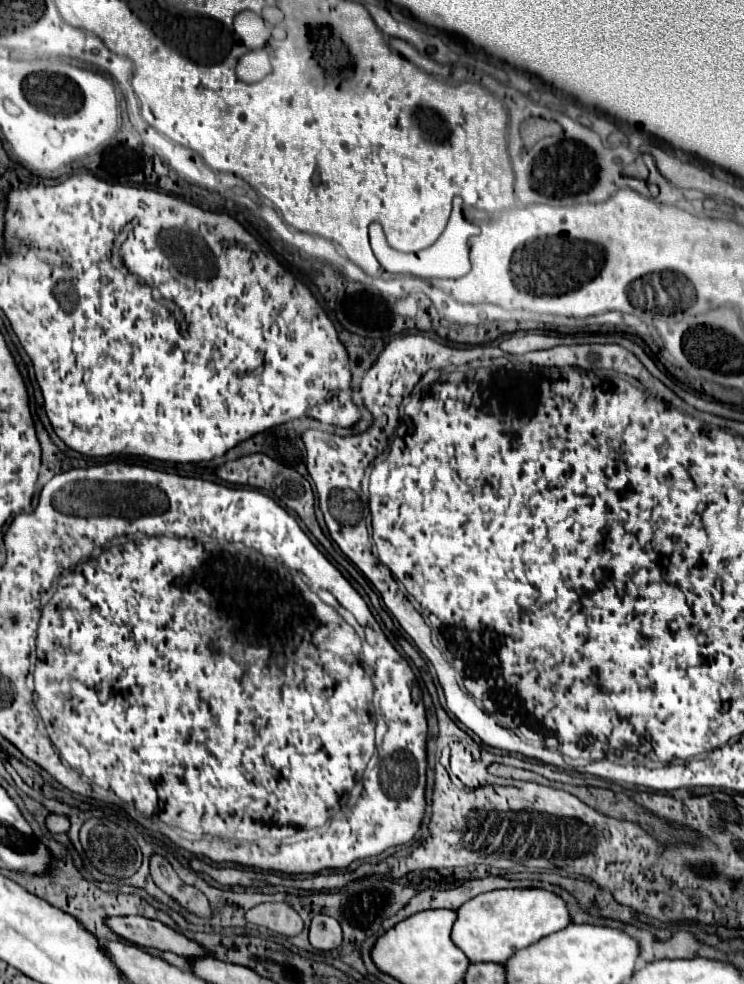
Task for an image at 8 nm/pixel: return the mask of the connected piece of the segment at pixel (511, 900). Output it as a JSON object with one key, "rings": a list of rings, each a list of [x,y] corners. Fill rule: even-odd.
{"rings":[[[506,888],[490,890],[470,898],[456,910],[452,942],[470,958],[470,962],[504,964],[516,950],[522,950],[540,938],[558,932],[570,924],[568,908],[562,898],[542,888]]]}

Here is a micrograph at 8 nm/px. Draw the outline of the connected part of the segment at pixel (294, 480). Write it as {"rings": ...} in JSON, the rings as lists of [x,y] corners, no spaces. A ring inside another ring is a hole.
{"rings":[[[252,454],[252,456],[244,456],[240,460],[234,460],[234,462],[226,462],[224,466],[220,466],[216,470],[216,474],[226,480],[226,482],[232,482],[232,484],[242,484],[242,486],[252,486],[252,488],[260,488],[260,490],[266,490],[270,492],[272,496],[276,496],[278,500],[282,500],[282,504],[290,510],[294,510],[300,520],[306,524],[306,528],[314,534],[314,538],[326,548],[326,552],[330,554],[332,549],[332,543],[328,536],[324,536],[322,528],[318,526],[316,522],[316,516],[314,516],[314,492],[312,492],[312,486],[310,482],[298,474],[294,468],[288,468],[284,464],[278,464],[274,462],[272,458],[264,456],[264,454]]]}

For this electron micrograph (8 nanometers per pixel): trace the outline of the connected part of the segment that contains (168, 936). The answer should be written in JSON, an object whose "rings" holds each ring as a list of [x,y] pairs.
{"rings":[[[114,916],[106,926],[120,938],[146,948],[170,950],[178,956],[206,956],[206,950],[196,942],[190,942],[184,934],[168,928],[166,924],[142,916]]]}

